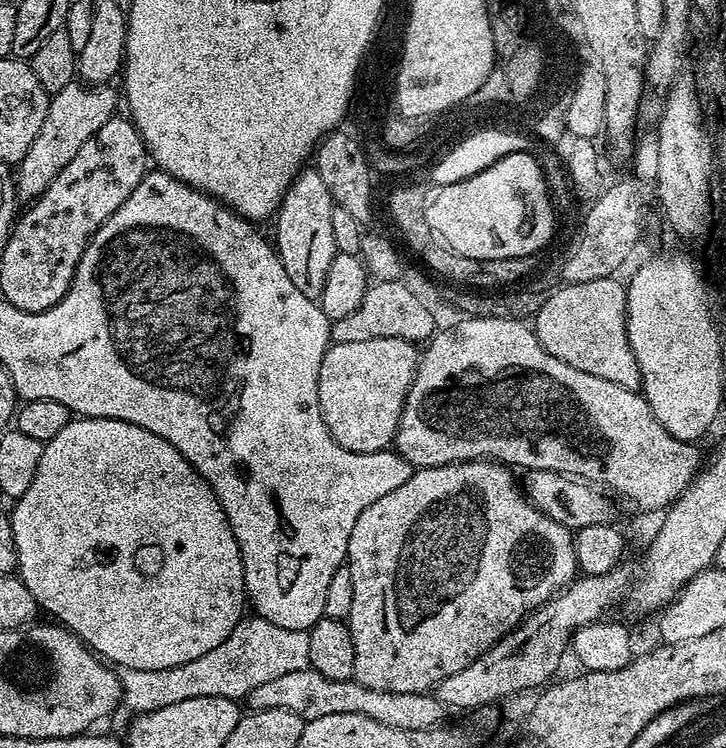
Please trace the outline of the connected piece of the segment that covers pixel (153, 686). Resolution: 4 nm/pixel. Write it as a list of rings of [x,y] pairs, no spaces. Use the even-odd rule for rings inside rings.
[[[255,614],[245,615],[244,619],[238,622],[238,626],[234,626],[234,630],[230,630],[230,638],[226,638],[226,642],[221,642],[219,646],[214,646],[214,650],[210,650],[206,654],[202,654],[202,658],[194,658],[194,662],[182,662],[182,666],[170,666],[166,670],[134,670],[133,668],[120,668],[118,675],[120,677],[120,691],[122,693],[122,704],[126,709],[129,708],[129,713],[139,714],[141,712],[153,712],[154,710],[162,710],[162,706],[174,706],[174,702],[186,702],[186,698],[230,698],[237,702],[243,701],[249,694],[250,690],[254,690],[254,686],[262,686],[265,682],[270,682],[273,678],[279,678],[281,674],[290,674],[294,670],[306,670],[310,667],[310,638],[307,632],[302,630],[286,630],[286,626],[274,626],[274,622],[266,622],[266,618],[257,616]]]

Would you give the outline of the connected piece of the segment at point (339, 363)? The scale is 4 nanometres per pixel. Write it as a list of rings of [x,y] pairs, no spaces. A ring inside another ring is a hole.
[[[366,338],[366,342],[342,342],[341,344],[332,344],[324,351],[322,358],[322,370],[318,374],[318,402],[322,410],[322,418],[330,430],[330,434],[340,445],[351,452],[383,452],[396,439],[398,422],[402,418],[402,410],[406,402],[406,394],[410,390],[412,380],[416,376],[416,366],[418,363],[418,348],[411,340],[402,338]]]

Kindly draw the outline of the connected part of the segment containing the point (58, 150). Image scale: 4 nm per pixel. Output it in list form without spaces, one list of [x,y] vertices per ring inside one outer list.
[[[74,82],[49,99],[46,118],[43,119],[42,130],[38,130],[38,138],[30,142],[26,158],[22,158],[22,162],[14,168],[17,201],[31,202],[38,199],[50,186],[50,182],[54,182],[54,178],[66,170],[74,154],[82,150],[82,145],[112,119],[117,108],[116,96],[110,89],[108,86],[87,86]]]

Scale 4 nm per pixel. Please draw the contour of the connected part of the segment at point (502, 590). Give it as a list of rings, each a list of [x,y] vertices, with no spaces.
[[[464,460],[460,464],[417,468],[409,480],[402,482],[402,486],[390,490],[390,494],[382,494],[378,502],[370,502],[370,506],[366,506],[362,514],[358,514],[354,530],[350,530],[346,557],[346,566],[354,581],[354,603],[350,605],[346,623],[354,638],[354,679],[359,684],[398,694],[431,693],[442,682],[442,678],[450,678],[450,674],[458,674],[458,670],[470,666],[470,662],[493,648],[507,632],[520,627],[531,612],[535,612],[567,584],[577,579],[576,542],[573,533],[566,525],[554,522],[554,518],[539,512],[518,487],[518,480],[512,477],[512,472],[511,467],[491,460]]]

